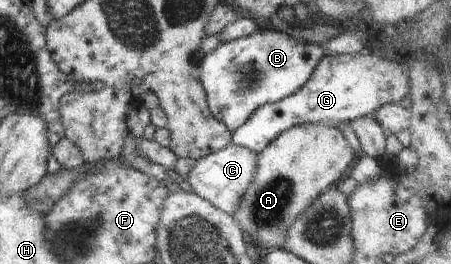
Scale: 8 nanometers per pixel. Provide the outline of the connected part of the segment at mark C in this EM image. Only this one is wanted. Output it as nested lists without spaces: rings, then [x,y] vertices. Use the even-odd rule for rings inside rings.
[[[230,143],[225,149],[198,159],[189,173],[188,181],[195,194],[233,217],[247,187],[253,183],[255,171],[257,171],[257,153],[247,147],[239,147],[239,145]]]

